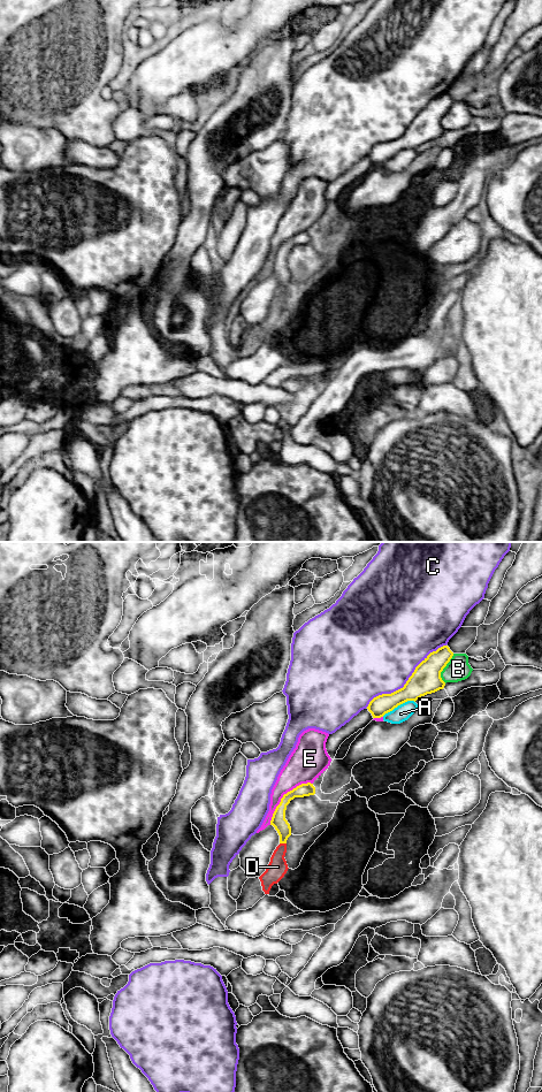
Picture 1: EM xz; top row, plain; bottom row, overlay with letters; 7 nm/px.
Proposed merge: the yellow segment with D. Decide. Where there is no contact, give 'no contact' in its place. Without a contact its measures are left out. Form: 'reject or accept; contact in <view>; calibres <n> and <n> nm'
reject; contact in xz; calibres 100 and 140 nm

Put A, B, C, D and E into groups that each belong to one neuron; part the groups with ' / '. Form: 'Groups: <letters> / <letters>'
Groups: A / B / C / D / E

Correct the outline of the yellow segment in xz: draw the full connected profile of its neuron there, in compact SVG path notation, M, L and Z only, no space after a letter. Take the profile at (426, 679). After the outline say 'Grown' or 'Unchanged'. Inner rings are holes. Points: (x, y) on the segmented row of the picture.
M448 646L430 652L414 670L403 688L374 697L367 709L373 718L381 718L407 701L417 701L421 696L443 689L445 682L441 672L452 658L453 652Z. Unchanged

